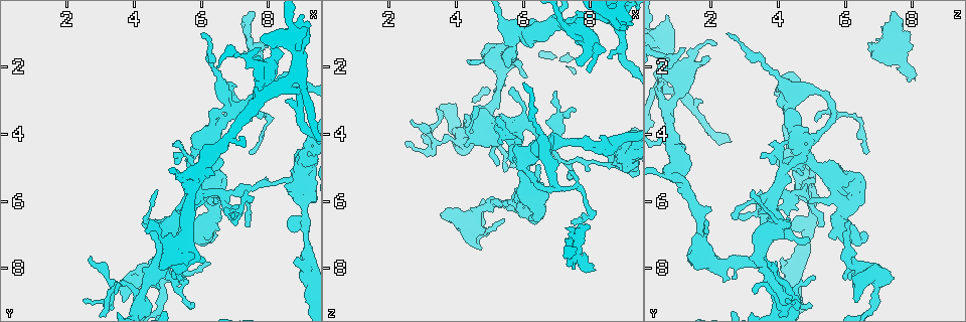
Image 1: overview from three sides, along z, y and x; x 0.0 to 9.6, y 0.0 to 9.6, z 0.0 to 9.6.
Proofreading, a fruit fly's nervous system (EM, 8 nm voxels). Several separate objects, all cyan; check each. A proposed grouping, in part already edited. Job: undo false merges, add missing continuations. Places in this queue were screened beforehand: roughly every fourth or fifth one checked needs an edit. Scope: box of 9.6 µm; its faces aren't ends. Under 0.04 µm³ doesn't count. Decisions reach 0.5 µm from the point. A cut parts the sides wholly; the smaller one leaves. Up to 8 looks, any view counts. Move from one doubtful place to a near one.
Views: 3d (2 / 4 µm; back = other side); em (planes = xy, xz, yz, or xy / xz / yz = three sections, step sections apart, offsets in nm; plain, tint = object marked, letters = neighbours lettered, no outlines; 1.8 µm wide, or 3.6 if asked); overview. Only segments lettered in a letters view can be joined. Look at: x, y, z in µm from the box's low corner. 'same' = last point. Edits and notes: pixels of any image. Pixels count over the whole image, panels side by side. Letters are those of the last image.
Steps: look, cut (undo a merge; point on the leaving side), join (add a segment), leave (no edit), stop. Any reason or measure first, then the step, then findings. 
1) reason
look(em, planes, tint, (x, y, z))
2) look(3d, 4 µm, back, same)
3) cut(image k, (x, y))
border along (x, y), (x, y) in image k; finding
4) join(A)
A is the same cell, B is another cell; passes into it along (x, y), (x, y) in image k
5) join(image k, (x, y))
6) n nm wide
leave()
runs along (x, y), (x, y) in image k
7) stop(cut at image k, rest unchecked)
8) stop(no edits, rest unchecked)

sudden change in width
look(em, xy, step 8, letters, (4.80, 7.80, 3.50))

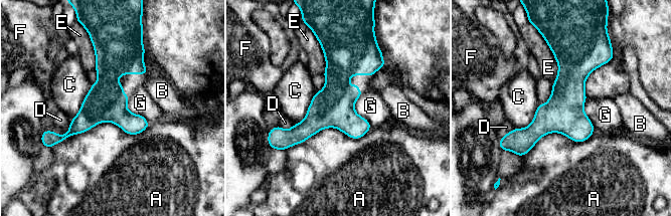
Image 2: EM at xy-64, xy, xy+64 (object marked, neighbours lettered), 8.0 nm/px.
look(em, yz, step 4, letters, same)

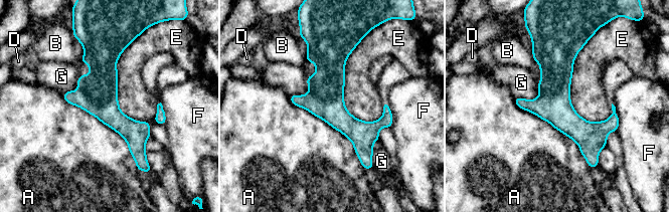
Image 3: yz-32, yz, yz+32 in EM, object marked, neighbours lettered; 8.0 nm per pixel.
leave()
A, B, D, E, F and G are other cells; border along (360, 41), (344, 106), (374, 122) in image 3; all the same neuron

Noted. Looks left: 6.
three arms meet
look(em, xy, step 8, letters, (6.85, 3.30, 4.40))

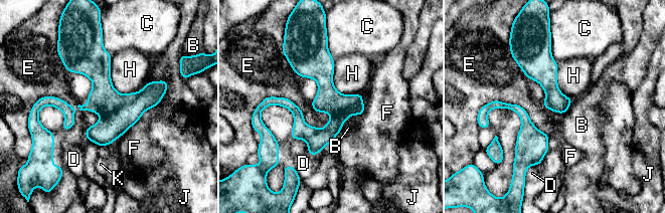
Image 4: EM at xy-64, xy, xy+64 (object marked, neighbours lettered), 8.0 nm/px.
cut(image 4, (111, 127))
B, C, D, E, F, H, J and K are other cells; border along (138, 92), (133, 100), (101, 117) in image 4; two neurons meet here

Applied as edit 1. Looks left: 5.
free end
look(3d, 4 µm, (8.55, 3.00, 1.75))

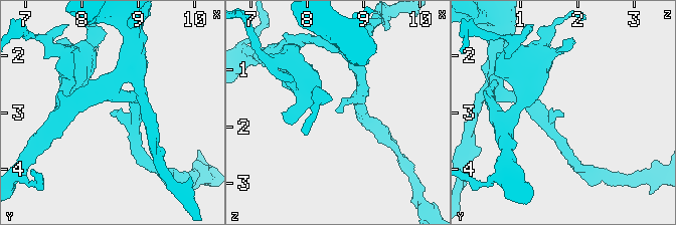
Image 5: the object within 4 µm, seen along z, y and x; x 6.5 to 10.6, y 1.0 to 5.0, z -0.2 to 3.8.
arms of 180, 220 nm; shape alone is not enough
look(em, yz, step 16, tint, (8.60, 3.05, 1.75))

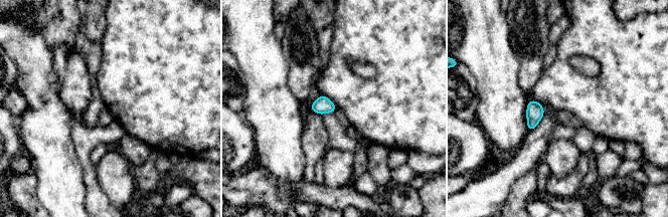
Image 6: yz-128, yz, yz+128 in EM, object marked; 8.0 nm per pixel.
look(em, yz, step 16, letters, same)

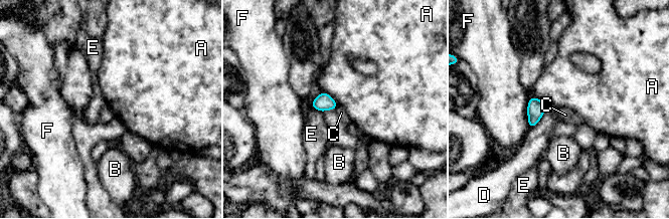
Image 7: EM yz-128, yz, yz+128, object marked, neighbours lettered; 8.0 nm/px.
140 nm wide
leave()
A, B, C, D, E and F are other cells; border along (337, 104), (335, 110) in image 7; no lettered segment goes on from it

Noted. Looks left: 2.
stop(cut at image 4, rest unchecked)

